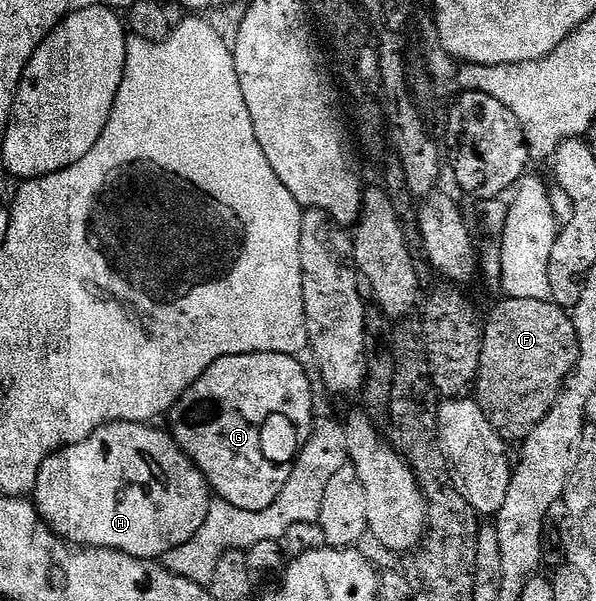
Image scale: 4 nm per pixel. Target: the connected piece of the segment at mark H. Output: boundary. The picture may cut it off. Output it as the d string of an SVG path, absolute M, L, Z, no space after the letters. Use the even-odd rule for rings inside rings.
M114 421L114 422L112 422L112 423L110 423L110 424L108 424L108 425L101 425L101 426L99 426L99 427L98 427L98 429L97 429L97 431L96 431L96 432L95 432L95 433L93 433L93 434L92 434L92 435L91 435L91 436L90 436L90 437L84 437L84 439L82 439L82 441L80 441L80 442L79 442L79 443L75 443L75 444L74 444L74 445L66 445L66 446L65 446L65 448L63 448L63 449L59 449L59 450L57 450L57 452L56 452L56 453L52 453L52 454L51 454L51 455L50 455L50 456L49 456L49 457L48 457L48 459L47 459L47 460L46 460L46 461L45 461L45 462L44 462L44 463L42 463L42 465L41 465L41 469L40 469L40 471L38 471L38 472L37 472L37 487L36 487L36 490L35 490L35 504L36 504L36 507L37 507L37 511L38 511L38 514L39 514L39 516L40 516L40 518L41 518L41 520L42 520L42 522L44 522L44 524L45 524L45 525L46 525L46 526L48 526L48 528L49 528L49 529L50 529L50 530L52 530L52 532L53 532L53 533L54 533L54 534L56 534L56 536L57 536L57 537L58 537L58 538L60 538L60 540L61 540L61 537L62 537L62 539L63 539L63 540L65 540L65 541L62 541L62 542L65 542L65 543L72 543L72 544L73 544L73 545L74 545L74 546L77 546L77 547L92 547L92 548L95 548L95 549L113 549L113 550L116 550L116 551L117 551L117 552L119 552L119 553L126 553L126 555L128 555L128 556L129 556L129 557L140 557L140 558L142 558L142 559L157 559L157 558L160 558L160 556L159 556L159 555L160 555L160 553L165 553L165 552L167 552L167 551L168 551L168 549L177 549L177 548L179 548L179 547L180 547L180 545L181 545L181 548L182 548L182 547L185 547L185 546L188 546L188 543L189 543L189 540L190 540L190 539L192 539L192 537L194 537L194 536L195 536L195 535L196 535L196 533L197 533L197 532L198 532L198 531L199 531L199 527L203 527L203 523L204 523L204 522L205 522L205 516L206 516L206 515L207 515L207 511L208 511L208 510L209 510L209 502L210 502L210 500L211 500L211 490L210 490L210 488L209 488L209 484L208 484L208 483L206 483L206 482L205 482L205 477L204 477L204 476L203 476L203 475L202 475L202 474L201 474L201 472L199 472L199 470L198 470L198 469L196 469L196 467L194 467L194 465L193 465L193 462L192 462L192 461L190 461L190 460L189 460L189 458L188 458L188 457L187 457L187 456L186 456L186 454L185 454L185 453L184 453L184 452L182 452L182 450L181 450L181 448L179 448L179 446L177 446L177 442L176 442L176 441L174 441L174 440L173 440L173 438L172 438L172 436L170 436L170 434L169 434L169 433L168 433L168 432L166 432L166 430L165 430L165 429L164 429L164 428L162 428L162 429L163 429L163 430L161 430L161 429L152 429L152 427L151 427L151 426L152 426L152 424L149 424L149 423L134 423L134 422L131 422L131 421ZM141 457L142 457L142 459L143 459L143 460L145 460L145 461L146 461L146 463L147 463L147 464L149 464L149 465L153 465L153 464L157 464L157 465L165 465L165 470L163 470L163 471L162 471L162 473L161 473L161 469L160 469L160 467L159 467L159 466L157 466L157 465L153 465L153 466L149 466L149 465L141 465ZM160 473L161 473L161 477L162 477L162 479L163 479L163 480L165 480L165 482L161 482L161 481L157 481L157 482L155 482L155 483L154 483L154 485L149 485L149 484L151 484L151 483L152 483L152 481L153 481L153 477L157 477L157 476L159 476L159 475L160 475Z

